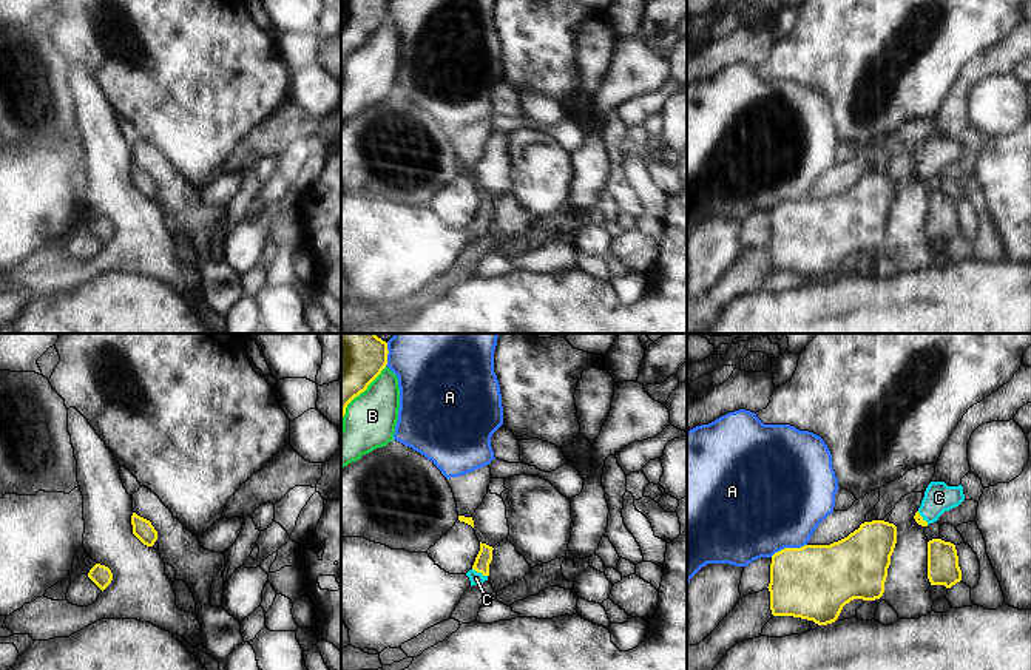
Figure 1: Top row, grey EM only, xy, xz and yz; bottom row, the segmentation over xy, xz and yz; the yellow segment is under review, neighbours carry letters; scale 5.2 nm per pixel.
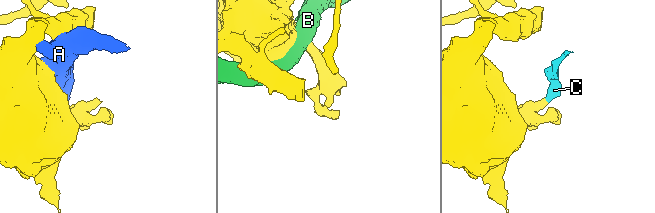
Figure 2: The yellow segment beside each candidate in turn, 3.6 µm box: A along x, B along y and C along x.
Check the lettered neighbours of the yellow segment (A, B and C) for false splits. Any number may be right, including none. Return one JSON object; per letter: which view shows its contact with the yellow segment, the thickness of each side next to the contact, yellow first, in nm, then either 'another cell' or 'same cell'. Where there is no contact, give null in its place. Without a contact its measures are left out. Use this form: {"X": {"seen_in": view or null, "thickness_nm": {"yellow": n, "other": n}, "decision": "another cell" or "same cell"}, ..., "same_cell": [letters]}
{"A": {"seen_in": "yz", "thickness_nm": {"yellow": 400, "other": 480}, "decision": "another cell"}, "B": {"seen_in": "xz", "thickness_nm": {"yellow": 280, "other": 280}, "decision": "another cell"}, "C": {"seen_in": "xz", "thickness_nm": {"yellow": 80, "other": 70}, "decision": "same cell"}, "same_cell": ["C"]}

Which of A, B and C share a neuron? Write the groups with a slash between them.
A / B / C

